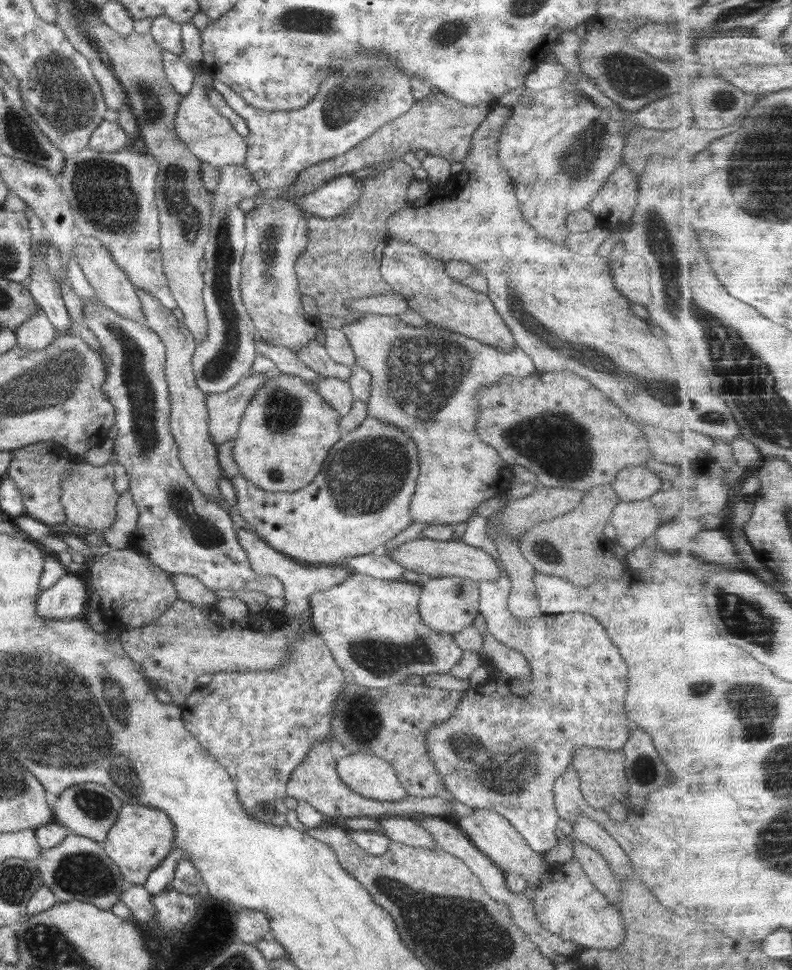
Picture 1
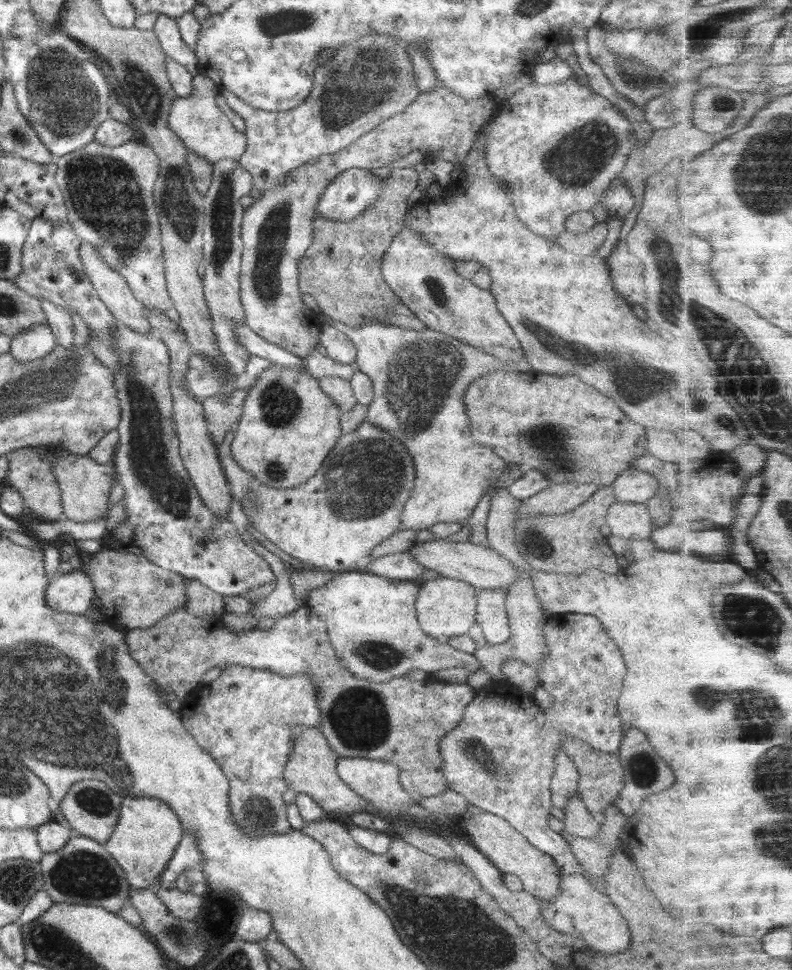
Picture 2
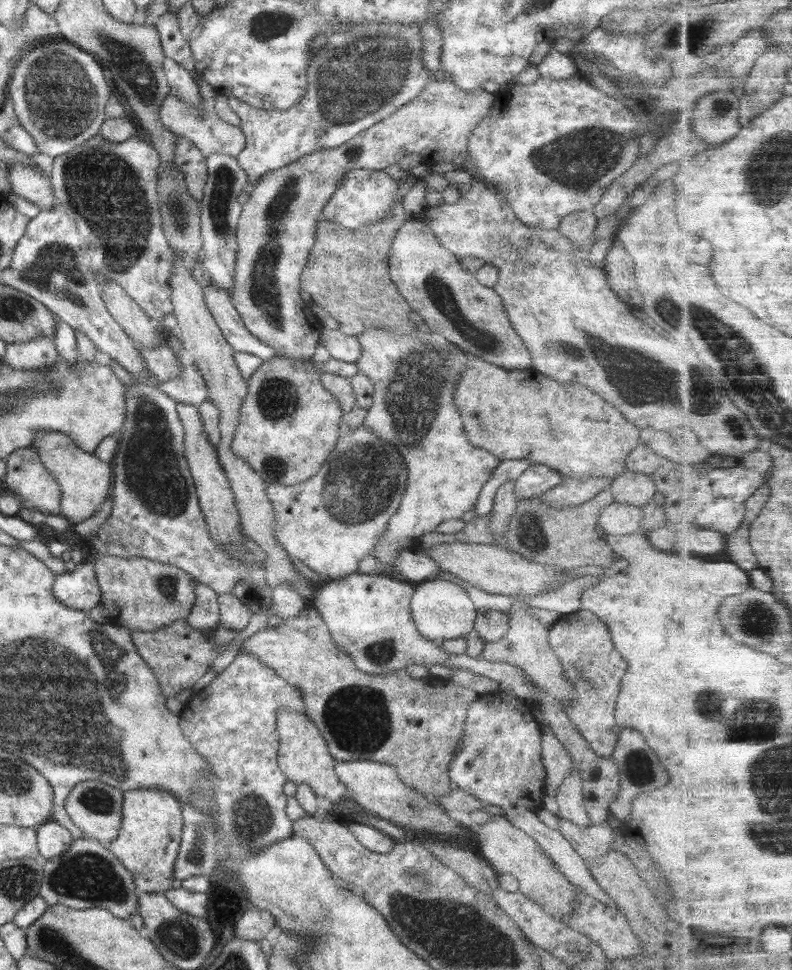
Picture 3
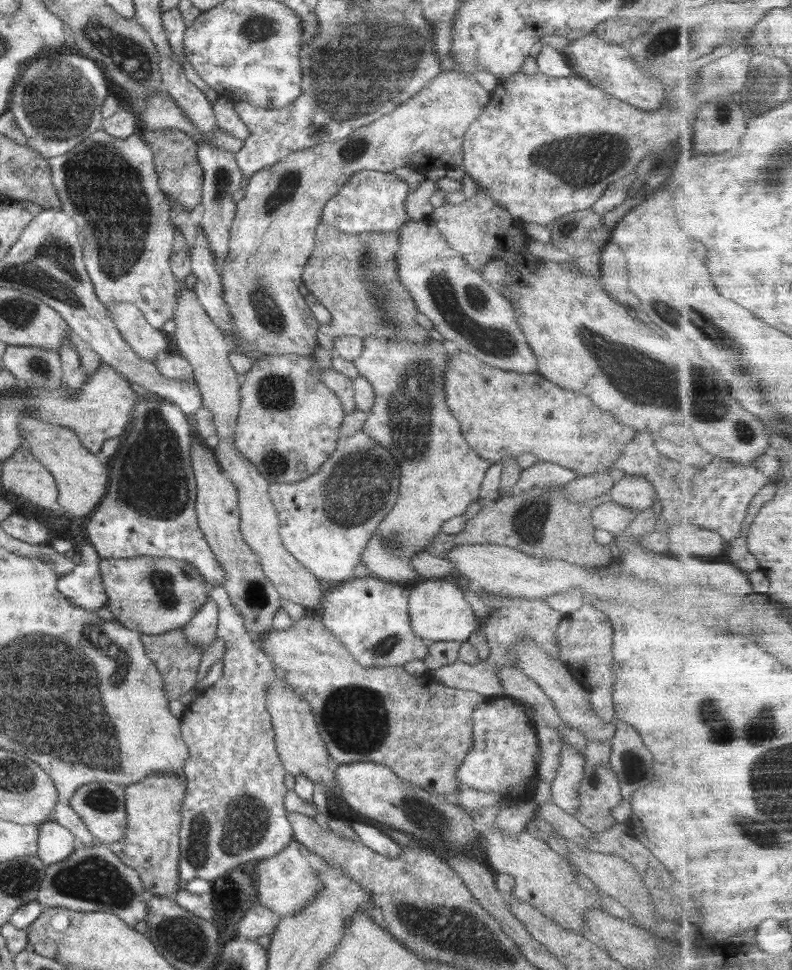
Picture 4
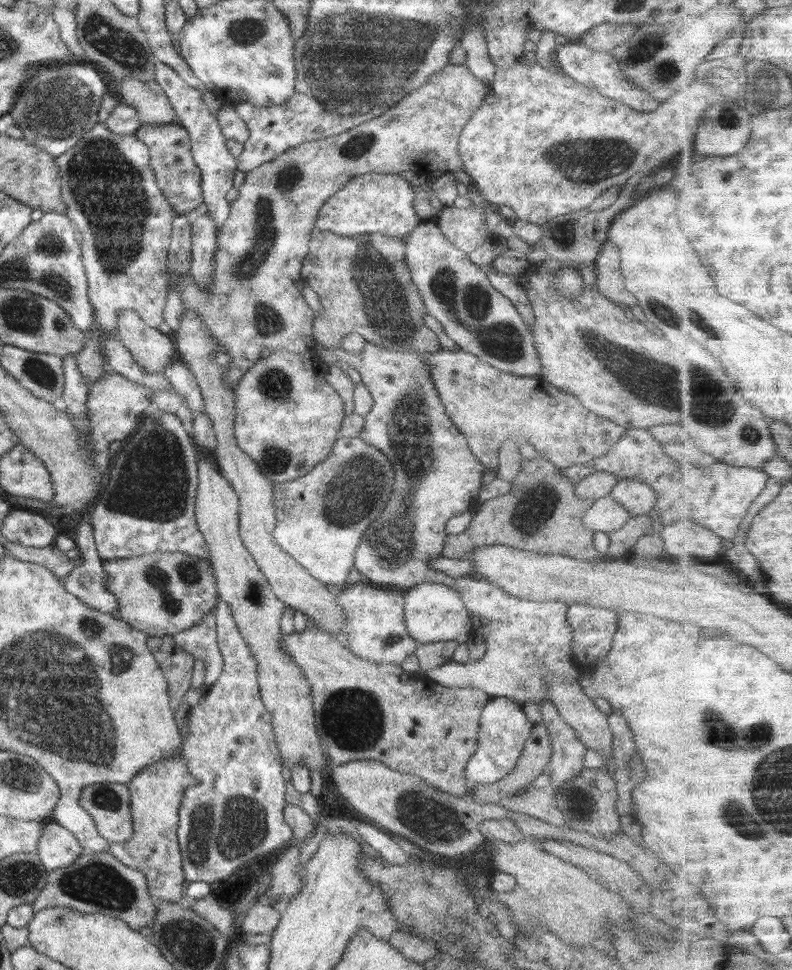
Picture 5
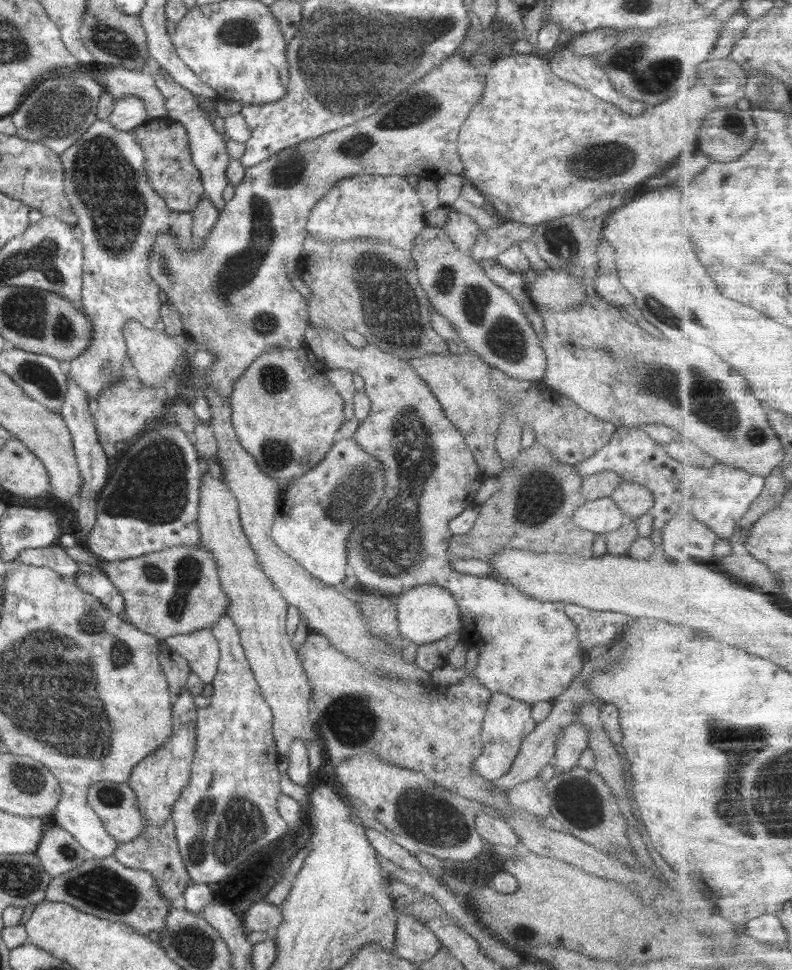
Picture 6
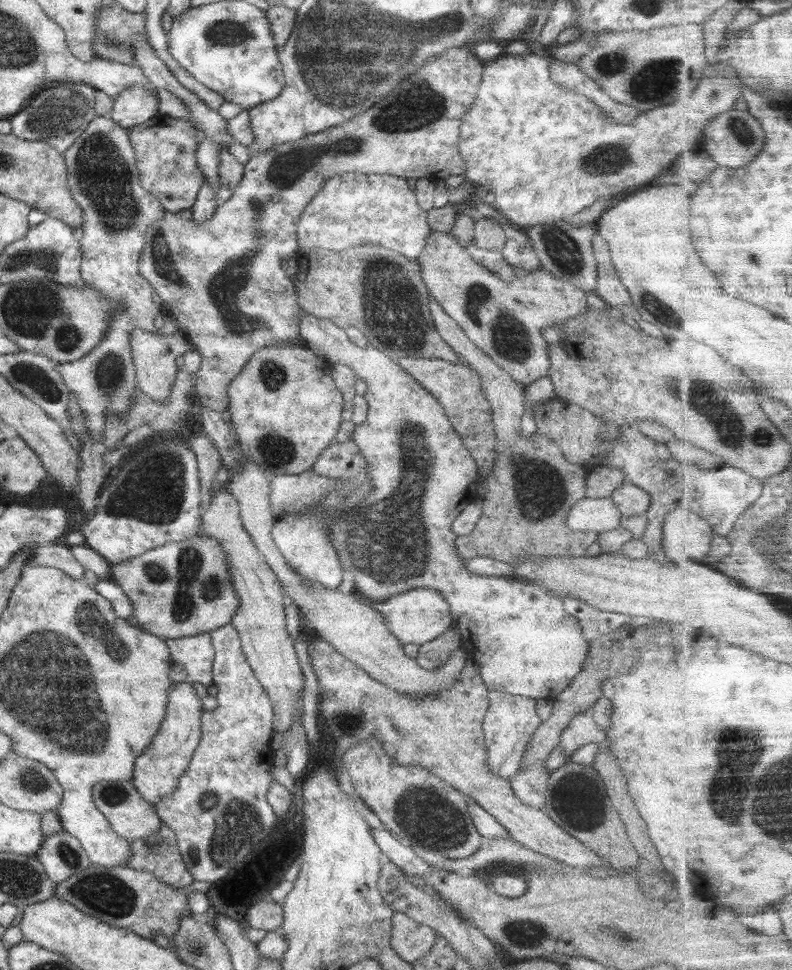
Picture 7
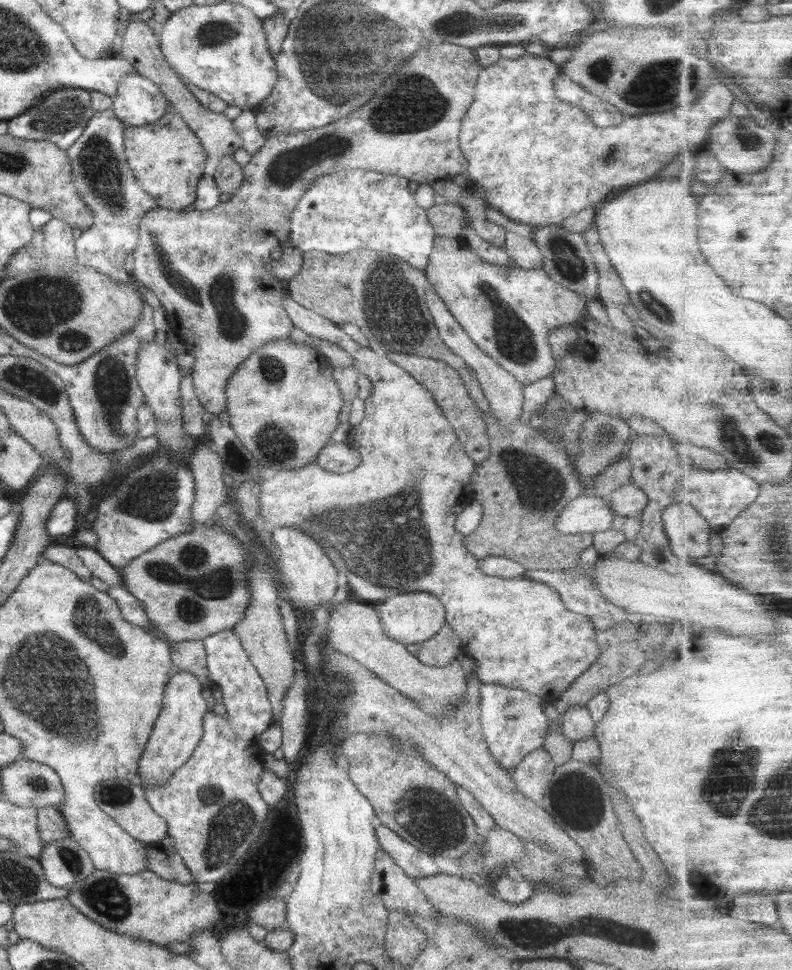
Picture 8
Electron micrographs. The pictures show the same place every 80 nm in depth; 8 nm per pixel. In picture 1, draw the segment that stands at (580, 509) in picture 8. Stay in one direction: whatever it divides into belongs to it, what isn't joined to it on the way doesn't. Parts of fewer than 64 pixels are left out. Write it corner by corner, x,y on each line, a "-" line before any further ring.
646,499
618,501
609,523
616,529
619,544
630,552
638,545
642,545
644,539
654,537
662,520
657,508

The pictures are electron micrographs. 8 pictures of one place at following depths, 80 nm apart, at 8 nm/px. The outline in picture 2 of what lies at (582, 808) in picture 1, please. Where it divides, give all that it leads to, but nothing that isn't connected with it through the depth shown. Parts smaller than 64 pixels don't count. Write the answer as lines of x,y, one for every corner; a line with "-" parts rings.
557,748
555,754
555,771
551,780
551,801
556,808
564,809
567,800
575,796
579,779
579,772
564,748

